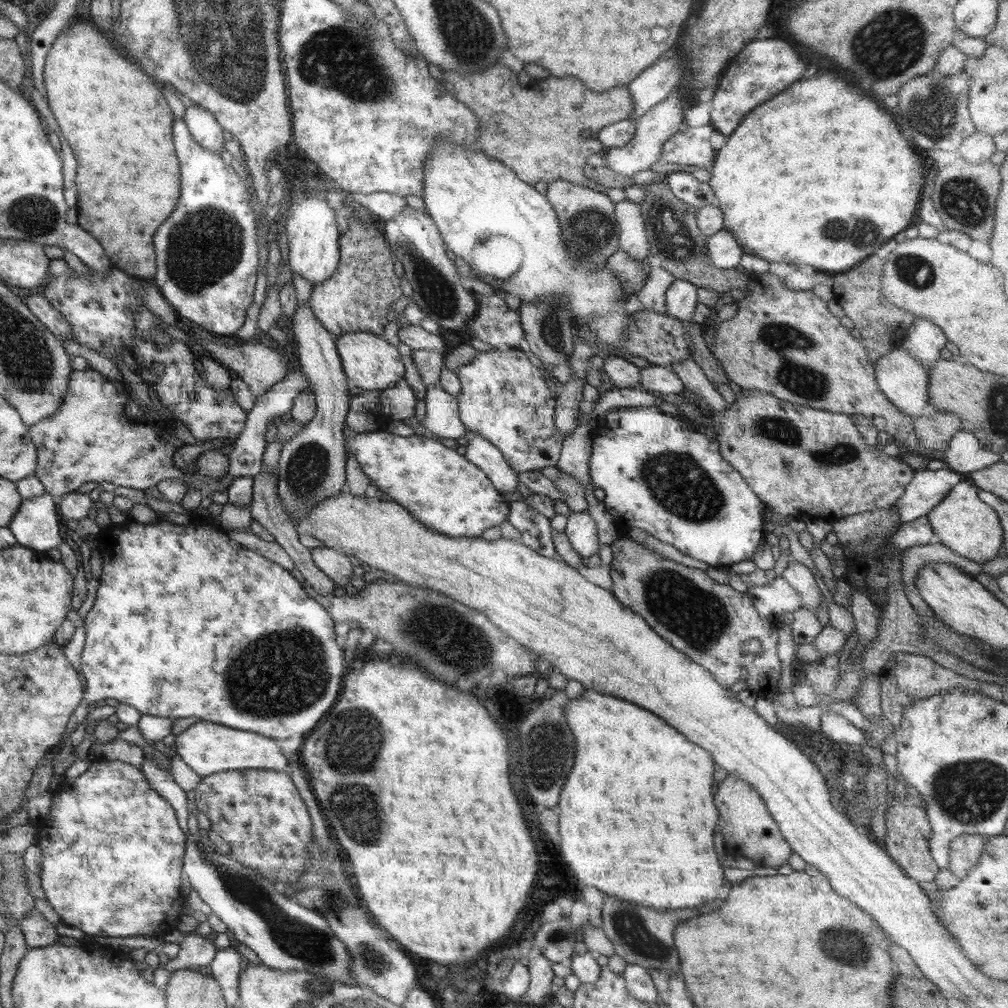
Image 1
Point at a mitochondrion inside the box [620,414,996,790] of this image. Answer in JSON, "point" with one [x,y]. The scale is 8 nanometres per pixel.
{"point":[698,617]}

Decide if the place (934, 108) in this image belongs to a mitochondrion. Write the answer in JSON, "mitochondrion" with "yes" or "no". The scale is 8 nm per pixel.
{"mitochondrion":"yes"}

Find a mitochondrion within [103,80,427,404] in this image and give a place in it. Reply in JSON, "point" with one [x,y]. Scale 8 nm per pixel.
{"point":[203,246]}

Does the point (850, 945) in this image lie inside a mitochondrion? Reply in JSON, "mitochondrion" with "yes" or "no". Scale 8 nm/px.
{"mitochondrion":"yes"}

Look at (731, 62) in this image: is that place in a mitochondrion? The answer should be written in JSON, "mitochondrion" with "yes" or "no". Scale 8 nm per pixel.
{"mitochondrion":"no"}

